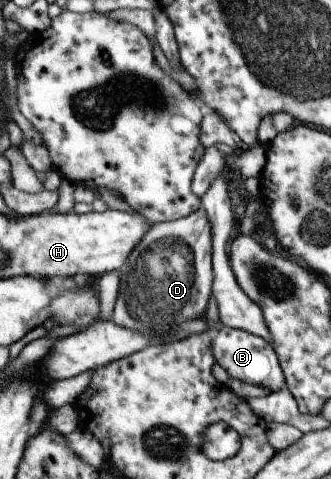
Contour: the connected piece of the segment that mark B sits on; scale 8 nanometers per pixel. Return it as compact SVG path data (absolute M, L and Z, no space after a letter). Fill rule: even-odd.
M221 326L217 332L211 334L210 350L213 361L229 375L229 378L245 384L267 388L270 392L284 388L284 377L269 342L247 332Z

